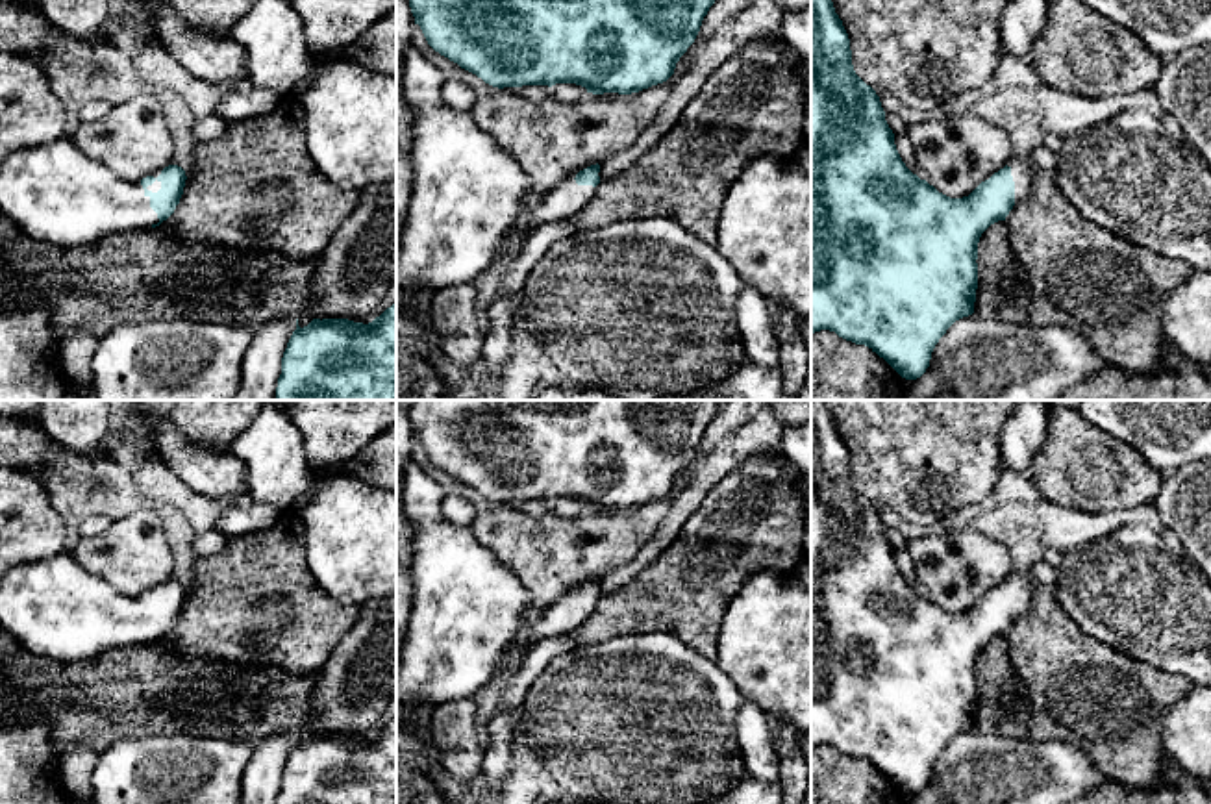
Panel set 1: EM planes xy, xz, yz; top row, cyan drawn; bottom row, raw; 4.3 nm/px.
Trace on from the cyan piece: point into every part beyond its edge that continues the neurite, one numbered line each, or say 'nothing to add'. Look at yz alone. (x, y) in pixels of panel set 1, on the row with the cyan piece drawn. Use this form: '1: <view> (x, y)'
1: yz (1021, 169)

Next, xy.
1: xy (54, 193)

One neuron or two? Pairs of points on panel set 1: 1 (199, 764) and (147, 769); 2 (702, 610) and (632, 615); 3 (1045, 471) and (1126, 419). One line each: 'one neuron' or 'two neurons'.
1: one neuron
2: one neuron
3: two neurons

